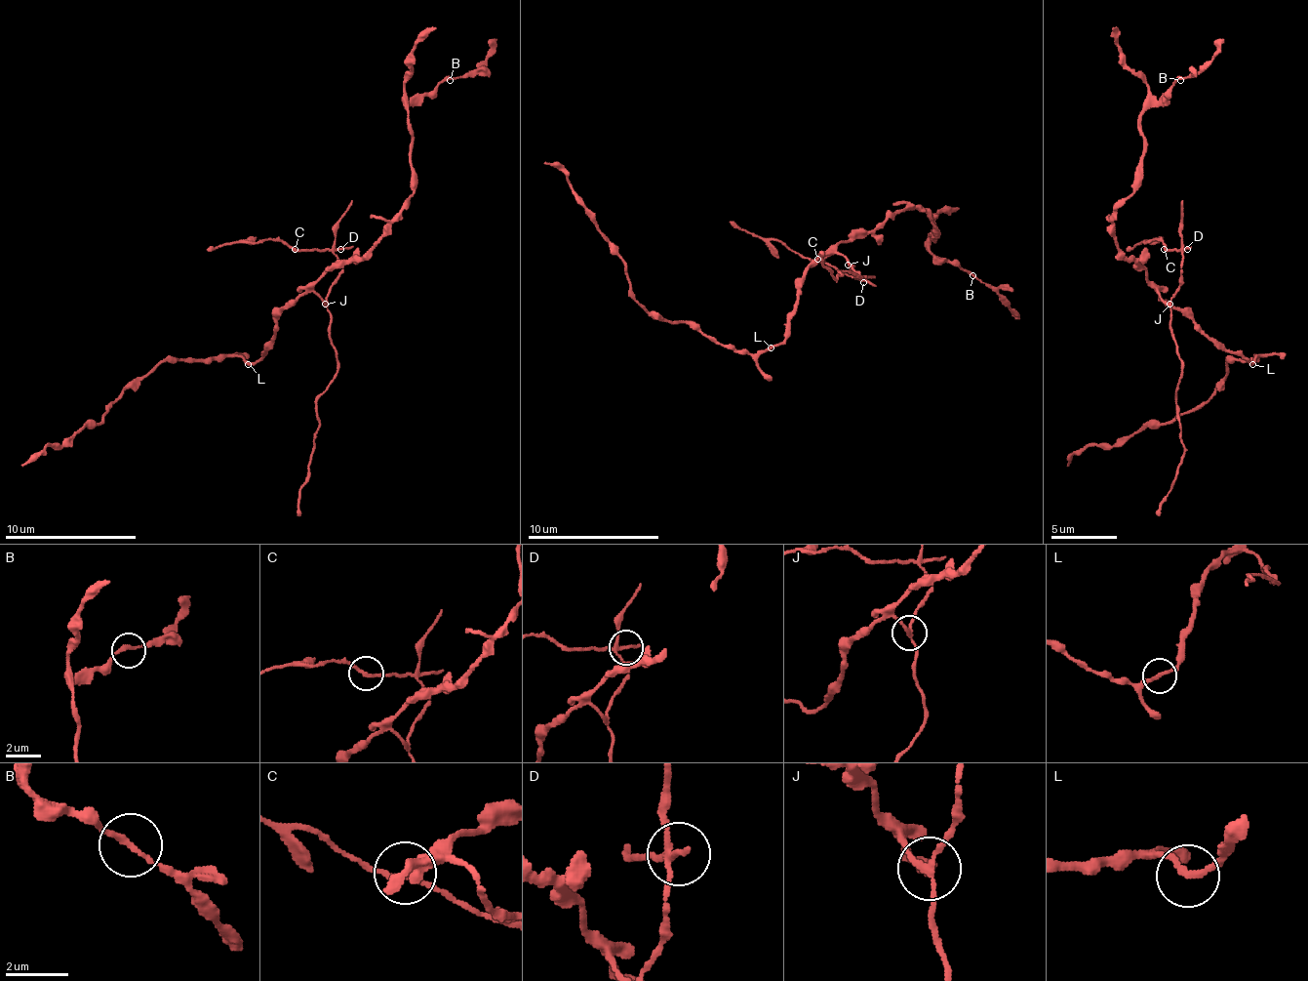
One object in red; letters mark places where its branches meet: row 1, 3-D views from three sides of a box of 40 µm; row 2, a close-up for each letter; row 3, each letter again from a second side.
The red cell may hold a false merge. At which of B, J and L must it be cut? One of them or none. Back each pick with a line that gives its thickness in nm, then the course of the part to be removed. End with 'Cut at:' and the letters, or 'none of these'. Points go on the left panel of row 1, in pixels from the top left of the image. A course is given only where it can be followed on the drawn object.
J: Thickness 160 nm. Course of the part to remove: (324, 305), (337, 374), (318, 401), (314, 454), (297, 516)
Cut at: J

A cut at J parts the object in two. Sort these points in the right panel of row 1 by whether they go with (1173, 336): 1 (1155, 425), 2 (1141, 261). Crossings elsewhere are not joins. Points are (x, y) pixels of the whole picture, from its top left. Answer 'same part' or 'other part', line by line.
1: other part
2: other part

